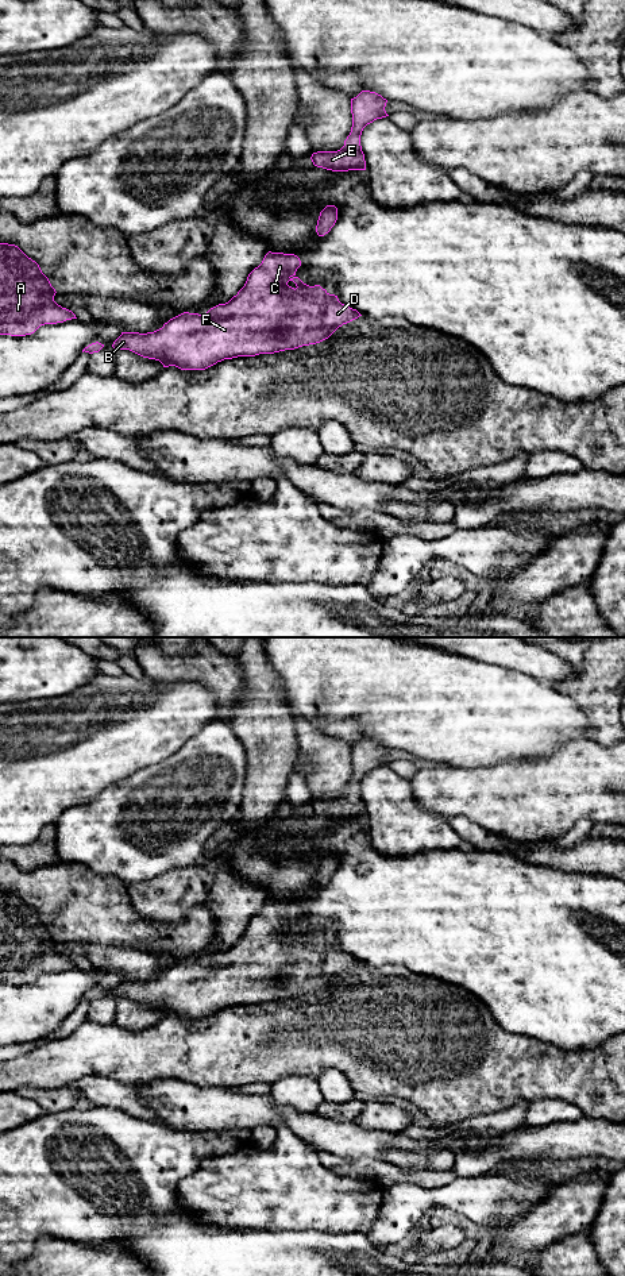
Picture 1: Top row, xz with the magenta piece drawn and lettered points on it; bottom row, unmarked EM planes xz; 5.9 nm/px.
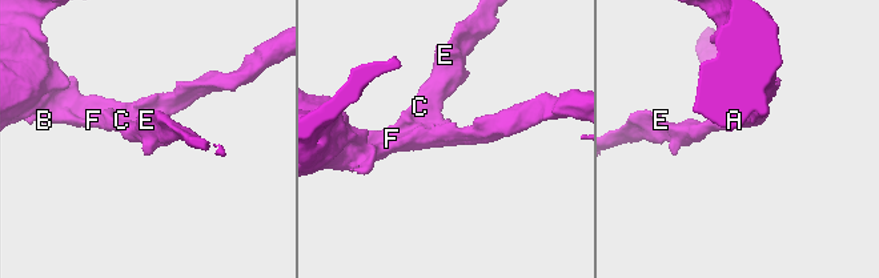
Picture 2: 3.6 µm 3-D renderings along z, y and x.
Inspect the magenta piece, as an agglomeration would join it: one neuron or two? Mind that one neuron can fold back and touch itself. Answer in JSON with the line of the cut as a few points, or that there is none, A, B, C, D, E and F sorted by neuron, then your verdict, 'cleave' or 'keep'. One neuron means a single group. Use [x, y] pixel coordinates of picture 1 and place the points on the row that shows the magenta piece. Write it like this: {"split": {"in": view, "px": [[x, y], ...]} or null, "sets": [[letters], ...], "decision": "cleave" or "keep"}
{"split": null, "sets": [["A", "B", "C", "D", "E", "F"]], "decision": "keep"}

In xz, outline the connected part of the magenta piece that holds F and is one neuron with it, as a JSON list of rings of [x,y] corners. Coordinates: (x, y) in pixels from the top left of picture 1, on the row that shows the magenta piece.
[[[269,251],[228,302],[219,304],[204,315],[184,312],[154,332],[121,332],[112,347],[115,351],[130,350],[143,358],[159,361],[163,367],[205,370],[224,359],[274,354],[320,343],[343,324],[362,316],[320,285],[304,284],[296,275],[300,266],[301,261],[294,254]]]

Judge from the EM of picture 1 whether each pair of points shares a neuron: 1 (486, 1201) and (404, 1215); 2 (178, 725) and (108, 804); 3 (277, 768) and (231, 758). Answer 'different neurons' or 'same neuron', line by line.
1: same neuron
2: different neurons
3: different neurons

